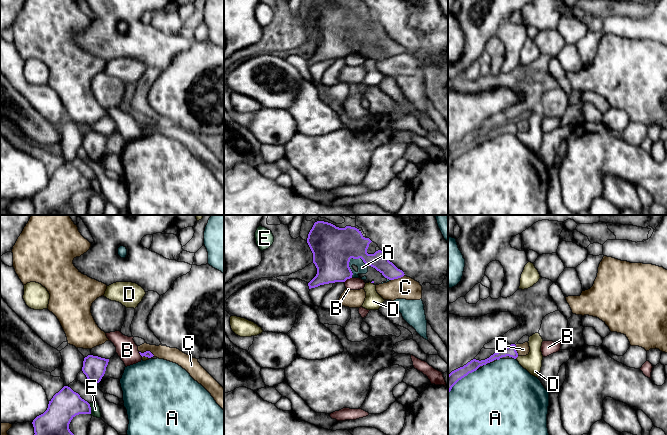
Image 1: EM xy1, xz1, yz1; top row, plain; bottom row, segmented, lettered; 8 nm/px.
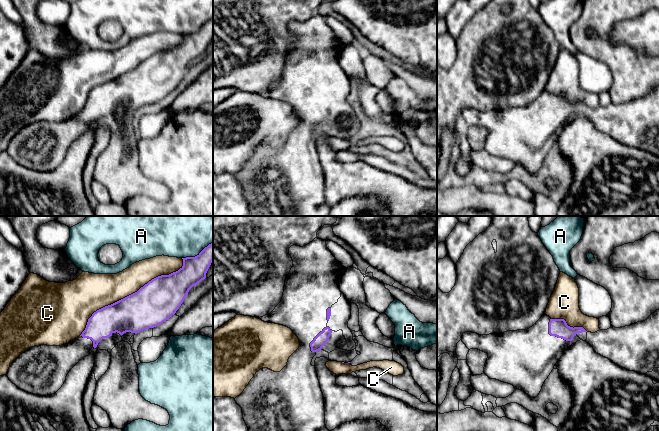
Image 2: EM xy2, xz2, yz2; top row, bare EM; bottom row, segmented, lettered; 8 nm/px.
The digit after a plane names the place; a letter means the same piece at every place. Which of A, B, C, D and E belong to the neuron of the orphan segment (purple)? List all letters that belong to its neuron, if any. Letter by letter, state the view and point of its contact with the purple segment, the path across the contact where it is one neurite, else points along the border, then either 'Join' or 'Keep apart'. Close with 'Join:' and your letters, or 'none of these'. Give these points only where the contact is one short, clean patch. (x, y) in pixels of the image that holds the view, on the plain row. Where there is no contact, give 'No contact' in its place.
A: Touches purple at xz1 (348, 39). Keep apart
B: Touches purple at xz1 (347, 54). Keep apart
C: Touches purple at xy2 (129, 71). Keep apart
D: Touches purple at yz1 (516, 133). Boundary: yz1 (518, 132), (515, 134). Keep apart
E: Touches purple at xy1 (90, 184). Keep apart
Join: none of these

